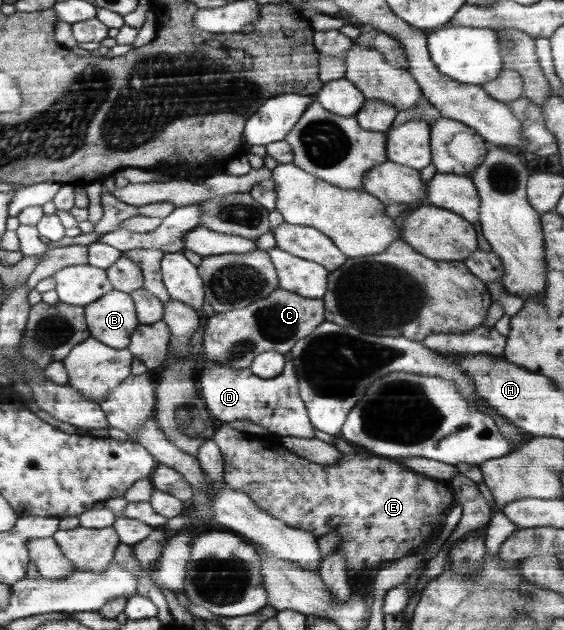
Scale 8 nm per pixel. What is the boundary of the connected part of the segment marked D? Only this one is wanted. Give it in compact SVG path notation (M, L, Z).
M291 353L285 354L283 372L272 379L263 380L254 375L250 368L231 369L219 365L216 361L205 359L205 368L201 375L203 399L213 418L224 422L248 419L265 429L266 436L277 441L284 436L313 438L314 429L308 418L304 401L299 397L299 384L295 376L295 367Z

